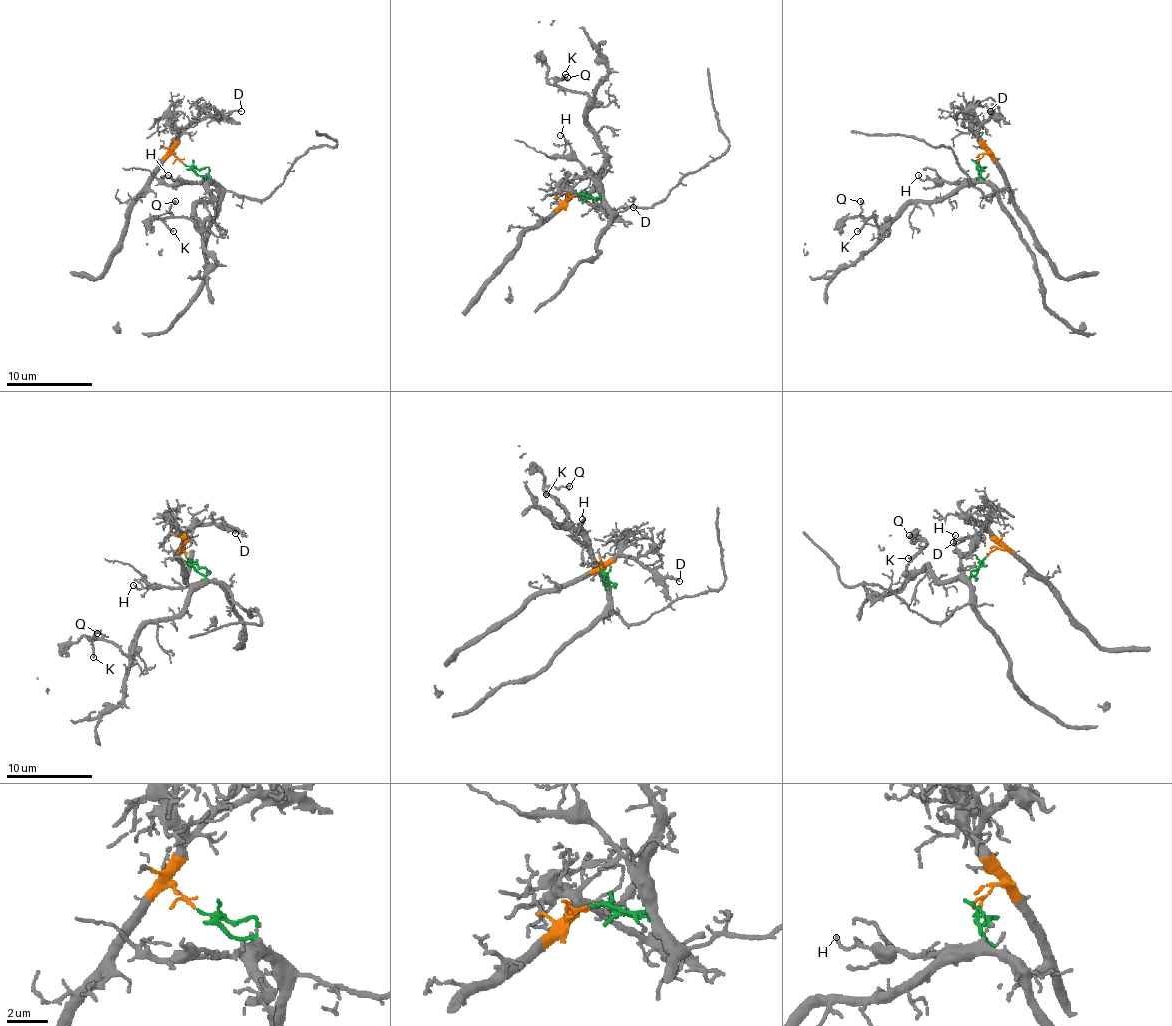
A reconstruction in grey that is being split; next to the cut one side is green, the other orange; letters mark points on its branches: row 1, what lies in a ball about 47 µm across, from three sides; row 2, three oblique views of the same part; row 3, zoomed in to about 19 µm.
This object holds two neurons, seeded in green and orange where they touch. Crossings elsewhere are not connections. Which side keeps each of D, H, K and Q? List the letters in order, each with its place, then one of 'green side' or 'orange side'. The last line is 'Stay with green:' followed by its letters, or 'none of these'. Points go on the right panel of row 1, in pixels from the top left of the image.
D: place (990, 111); orange side
H: place (918, 175); green side
K: place (857, 231); green side
Q: place (860, 201); green side
Stay with green: H, K, Q

